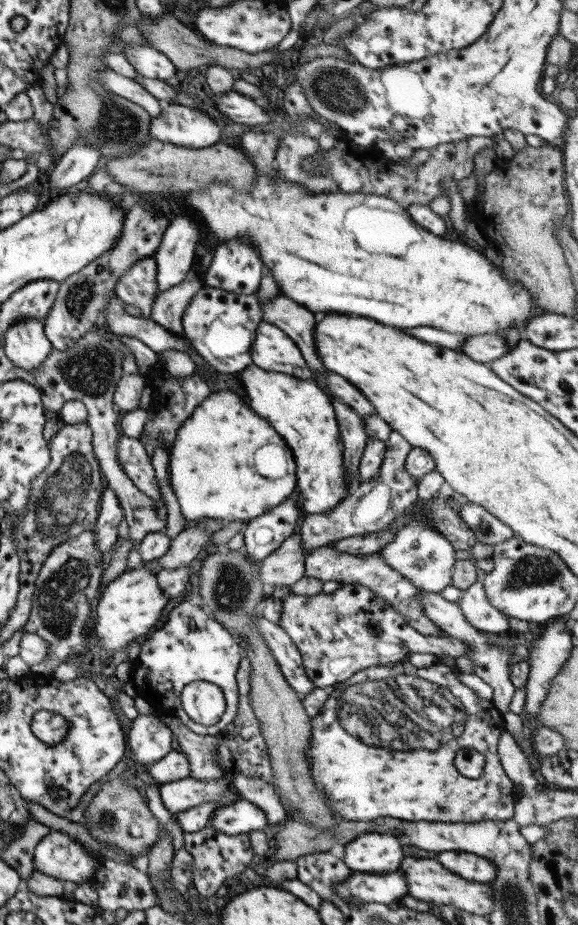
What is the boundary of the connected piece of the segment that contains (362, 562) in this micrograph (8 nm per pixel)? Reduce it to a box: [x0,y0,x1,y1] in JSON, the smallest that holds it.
[304,543,446,636]

